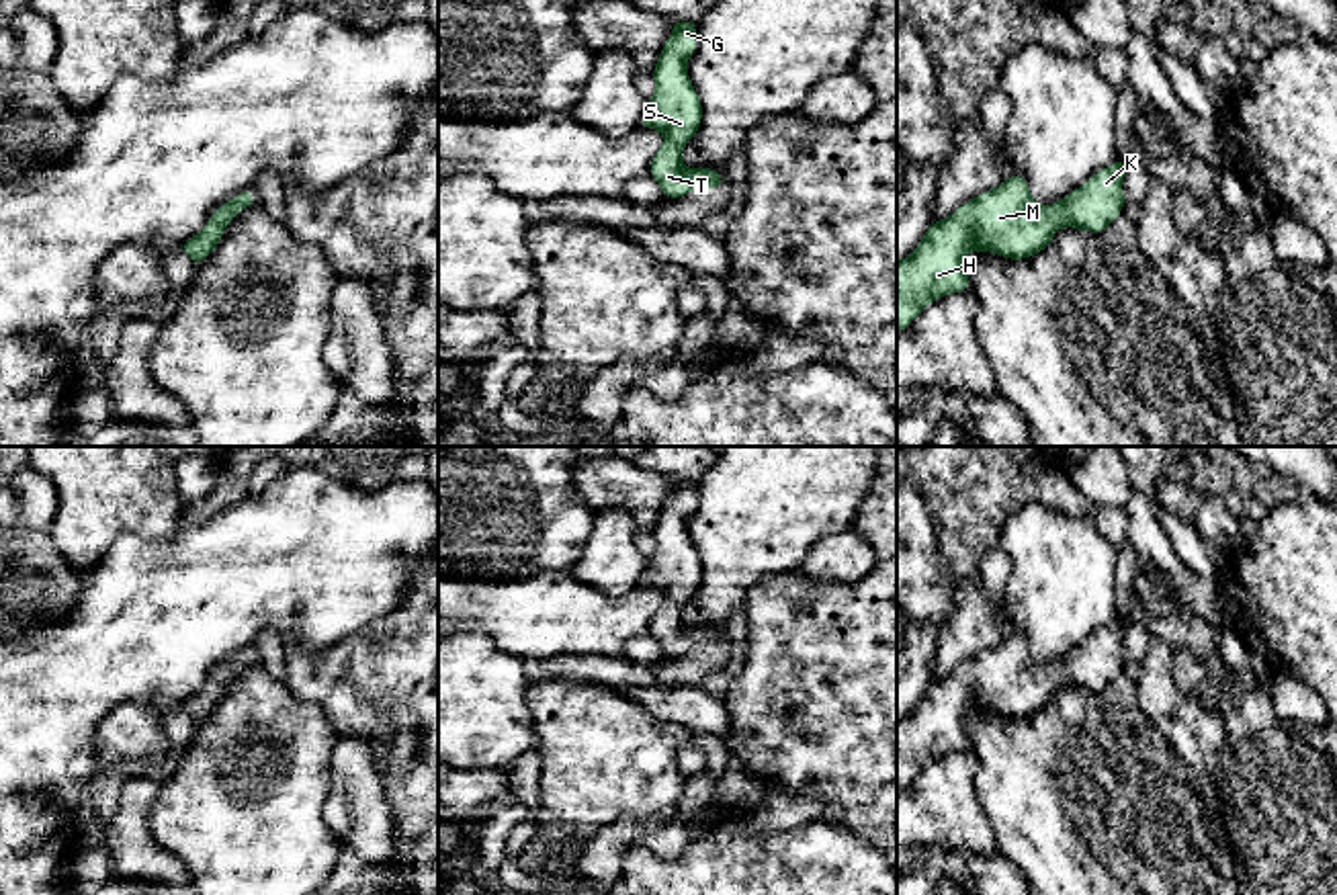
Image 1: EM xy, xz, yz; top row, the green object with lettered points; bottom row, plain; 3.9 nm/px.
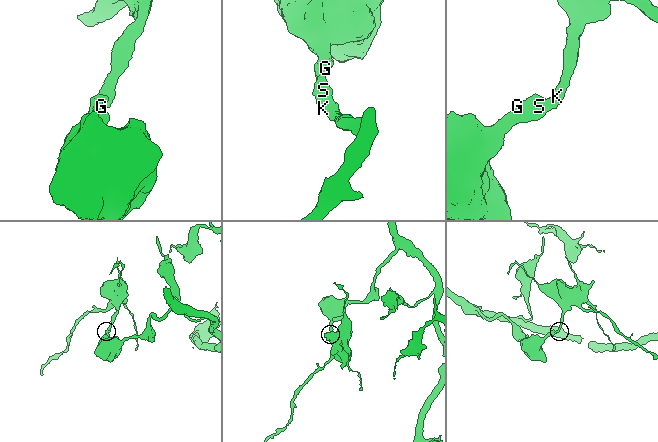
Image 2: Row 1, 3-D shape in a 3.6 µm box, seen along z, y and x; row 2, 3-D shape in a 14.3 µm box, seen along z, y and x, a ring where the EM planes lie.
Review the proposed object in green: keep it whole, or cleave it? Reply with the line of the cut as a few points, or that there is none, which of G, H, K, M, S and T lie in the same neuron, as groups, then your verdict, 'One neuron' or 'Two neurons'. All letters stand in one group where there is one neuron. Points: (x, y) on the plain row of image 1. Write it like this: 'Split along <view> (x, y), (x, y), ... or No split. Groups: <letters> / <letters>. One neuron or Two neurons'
No split. Groups: G H K M S T. One neuron

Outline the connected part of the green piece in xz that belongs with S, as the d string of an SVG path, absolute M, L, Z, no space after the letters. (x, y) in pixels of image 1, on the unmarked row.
M672 479L672 496L663 502L659 518L651 528L655 553L639 578L639 586L657 588L665 602L653 614L653 635L665 657L682 657L690 649L725 645L717 627L690 629L682 623L682 606L694 598L702 582L702 563L696 553L686 520L696 510L698 489L692 479Z

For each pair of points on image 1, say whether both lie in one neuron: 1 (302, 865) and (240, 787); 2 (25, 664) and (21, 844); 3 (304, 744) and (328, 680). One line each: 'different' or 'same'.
1: same
2: different
3: different

